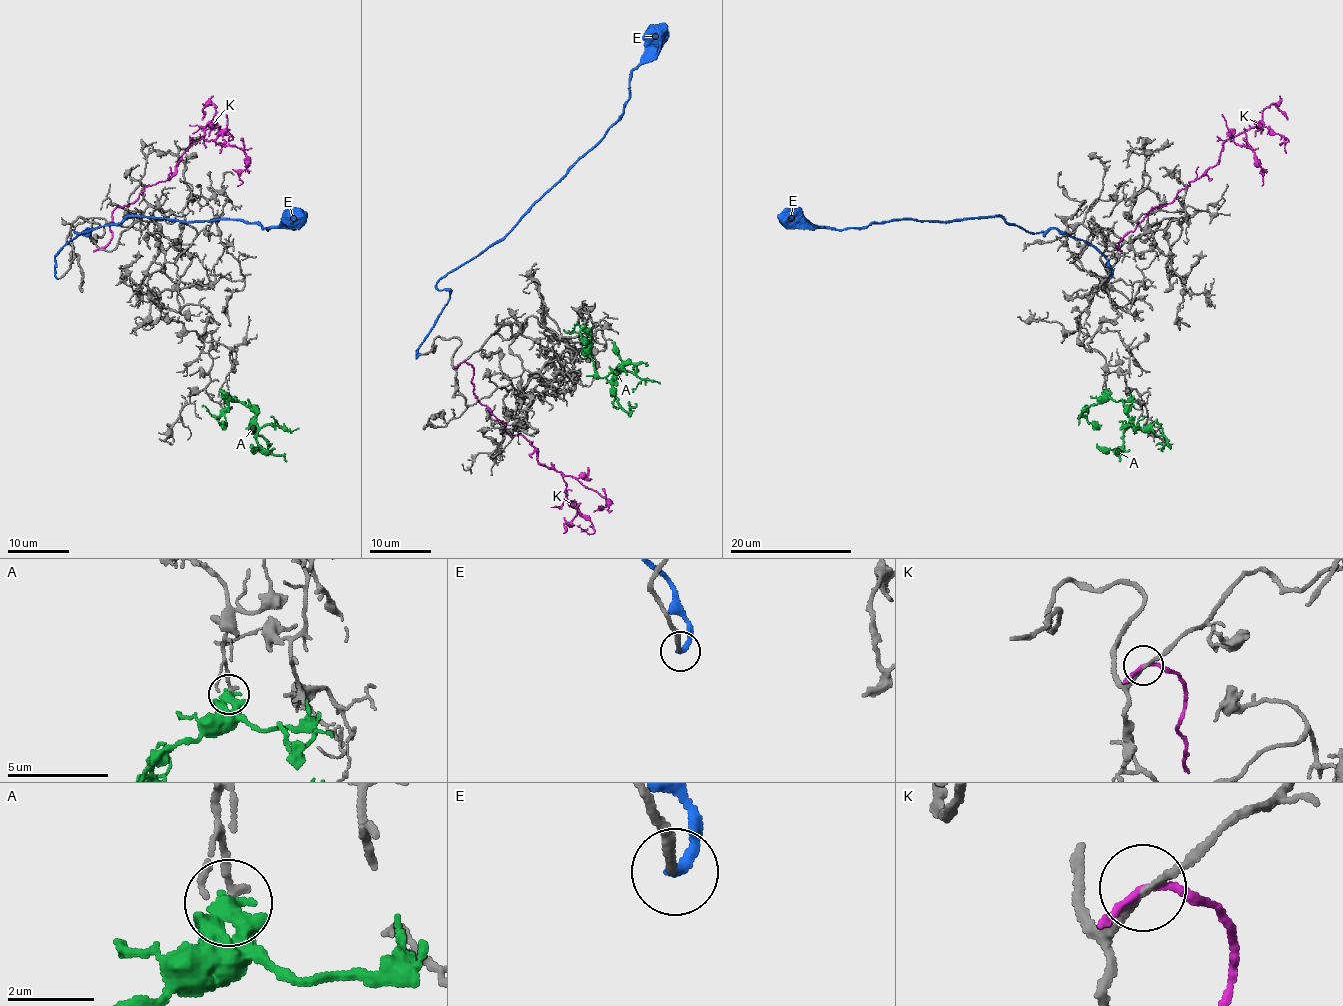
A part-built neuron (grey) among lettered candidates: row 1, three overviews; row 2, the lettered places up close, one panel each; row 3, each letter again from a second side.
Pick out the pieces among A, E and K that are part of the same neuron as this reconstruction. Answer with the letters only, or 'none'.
E

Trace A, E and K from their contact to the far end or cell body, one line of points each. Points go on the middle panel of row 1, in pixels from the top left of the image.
A: (582, 352), (592, 359), (594, 370), (602, 378), (617, 373), (614, 394), (626, 411), (637, 404)
E: (420, 355), (449, 295), (437, 283), (499, 240), (603, 137), (623, 112), (629, 74), (646, 40), (664, 22)
K: (461, 362), (473, 369), (479, 402), (562, 475), (568, 501), (594, 532), (580, 532)

